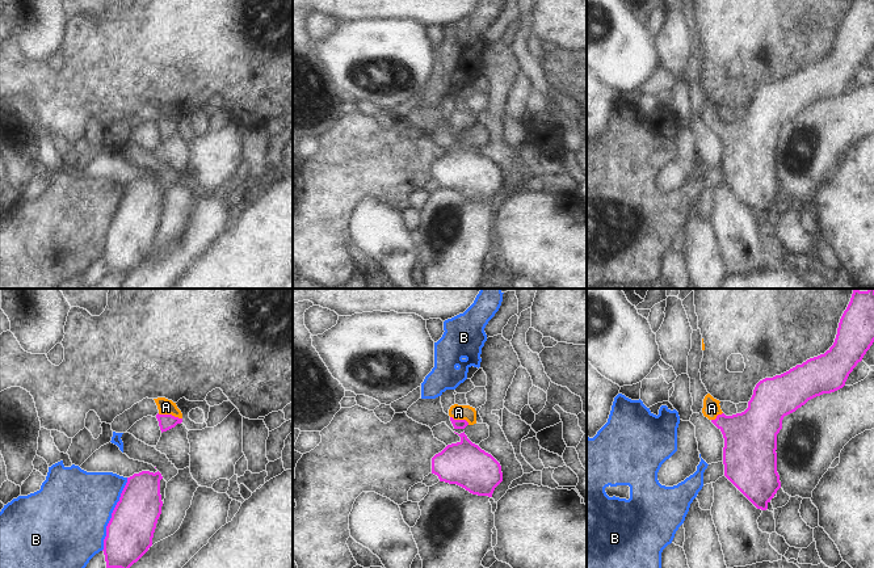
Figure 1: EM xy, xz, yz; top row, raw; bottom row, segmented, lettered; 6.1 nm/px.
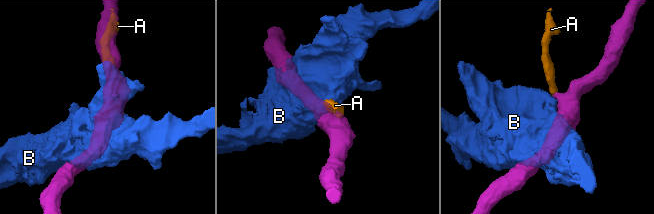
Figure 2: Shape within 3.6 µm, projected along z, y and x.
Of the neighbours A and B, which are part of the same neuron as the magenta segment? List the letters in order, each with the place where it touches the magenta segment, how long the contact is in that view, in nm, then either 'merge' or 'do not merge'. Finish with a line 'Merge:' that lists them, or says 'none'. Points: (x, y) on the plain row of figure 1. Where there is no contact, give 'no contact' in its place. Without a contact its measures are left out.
A: contact xy (169, 121); length 160 nm; merge
B: contact xy (112, 221); length 480 nm; do not merge
Merge: A

